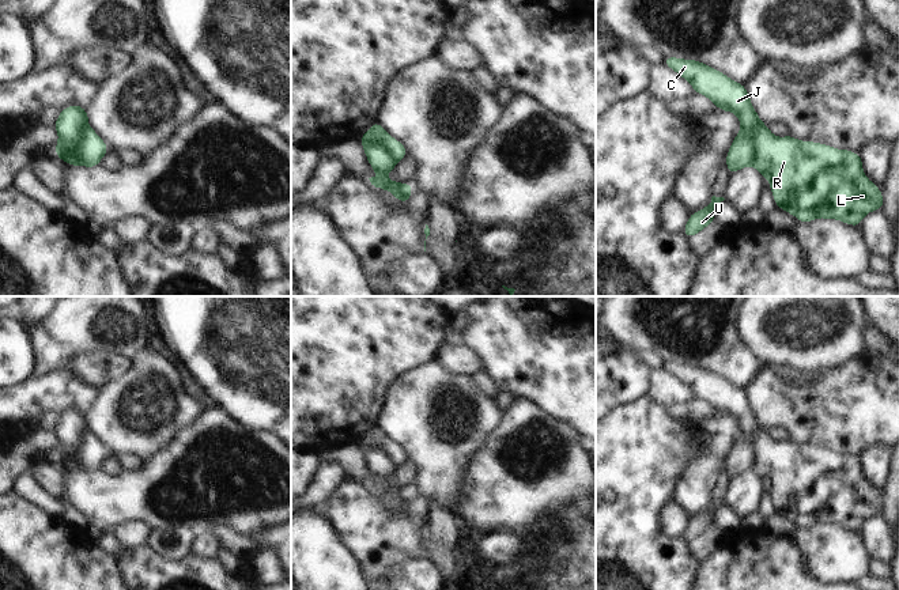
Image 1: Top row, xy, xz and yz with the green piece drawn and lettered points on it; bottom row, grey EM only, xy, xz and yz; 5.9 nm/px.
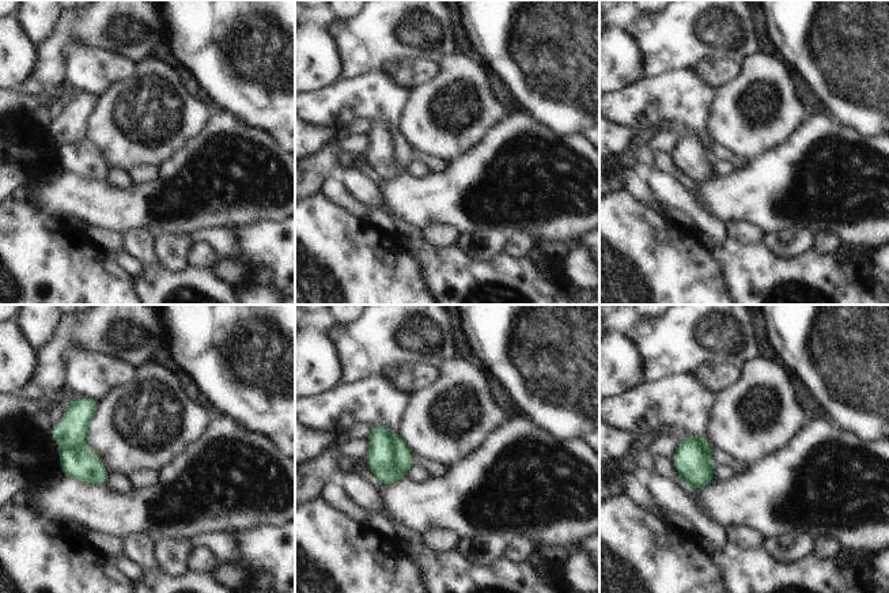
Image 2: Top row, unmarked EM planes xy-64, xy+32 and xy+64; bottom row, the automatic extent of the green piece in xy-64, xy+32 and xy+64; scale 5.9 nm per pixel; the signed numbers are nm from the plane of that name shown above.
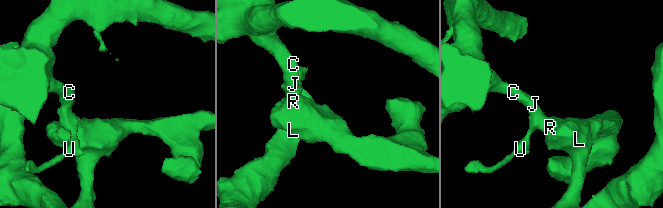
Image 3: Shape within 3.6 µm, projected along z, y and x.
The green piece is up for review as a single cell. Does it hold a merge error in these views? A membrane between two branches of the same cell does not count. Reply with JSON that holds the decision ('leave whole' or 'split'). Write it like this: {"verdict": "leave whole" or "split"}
{"verdict": "split"}

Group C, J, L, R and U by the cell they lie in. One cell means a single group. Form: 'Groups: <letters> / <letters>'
Groups: C J L R / U.

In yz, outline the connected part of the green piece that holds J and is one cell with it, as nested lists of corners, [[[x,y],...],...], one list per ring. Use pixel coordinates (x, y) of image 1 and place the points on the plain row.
[[[666,360],[664,370],[690,386],[694,397],[706,400],[717,413],[737,419],[741,434],[753,443],[755,464],[752,470],[770,487],[775,510],[786,518],[794,519],[800,527],[824,522],[860,532],[866,518],[883,514],[884,502],[880,492],[866,483],[861,459],[850,454],[836,454],[828,449],[801,446],[792,439],[782,443],[774,440],[767,430],[760,427],[745,389],[739,389],[698,364]]]

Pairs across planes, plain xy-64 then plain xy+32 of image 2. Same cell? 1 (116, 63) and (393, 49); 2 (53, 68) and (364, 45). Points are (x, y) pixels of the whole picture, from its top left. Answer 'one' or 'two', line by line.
1: two
2: one

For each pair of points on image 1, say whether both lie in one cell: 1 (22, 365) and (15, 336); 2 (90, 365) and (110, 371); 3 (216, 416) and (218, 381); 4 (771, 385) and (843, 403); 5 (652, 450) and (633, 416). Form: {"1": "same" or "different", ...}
{"1": "same", "2": "same", "3": "different", "4": "same", "5": "same"}

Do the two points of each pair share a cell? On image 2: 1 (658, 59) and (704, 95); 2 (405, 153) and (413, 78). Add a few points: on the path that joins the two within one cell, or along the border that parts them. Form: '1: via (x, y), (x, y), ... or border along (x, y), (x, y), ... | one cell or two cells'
1: border along (692, 67), (673, 70), (654, 78), (646, 76) | two cells
2: border along (385, 71), (411, 91) | two cells

